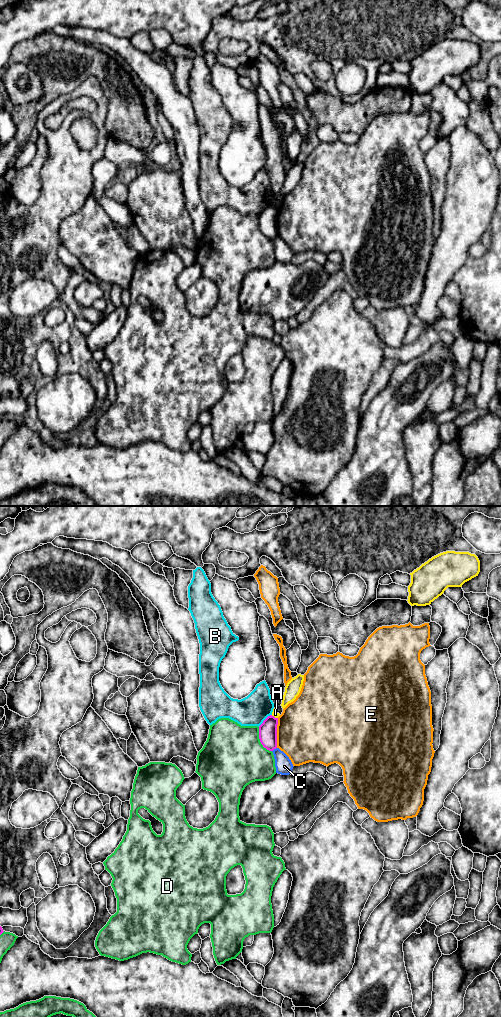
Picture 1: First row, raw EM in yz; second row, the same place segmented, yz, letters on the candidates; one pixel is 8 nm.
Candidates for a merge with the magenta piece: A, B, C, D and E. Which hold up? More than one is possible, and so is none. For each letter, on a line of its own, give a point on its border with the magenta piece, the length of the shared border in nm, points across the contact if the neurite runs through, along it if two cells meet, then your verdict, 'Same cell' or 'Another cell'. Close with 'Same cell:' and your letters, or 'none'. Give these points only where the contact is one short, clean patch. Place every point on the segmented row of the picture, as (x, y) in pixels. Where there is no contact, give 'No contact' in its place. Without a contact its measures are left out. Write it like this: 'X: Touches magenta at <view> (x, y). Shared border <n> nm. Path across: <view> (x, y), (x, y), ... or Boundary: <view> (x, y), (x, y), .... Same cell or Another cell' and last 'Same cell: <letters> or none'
A: Touches magenta at yz (273, 716). Shared border 60 nm. Boundary: yz (271, 715), (277, 718). Another cell
B: Touches magenta at yz (264, 720). Shared border 150 nm. Another cell
C: Touches magenta at yz (274, 748). Shared border 50 nm. Boundary: yz (276, 747), (272, 751). Another cell
D: Touches magenta at yz (260, 741). Shared border 220 nm. Another cell
E: Touches magenta at yz (276, 733). Shared border 240 nm. Another cell
Same cell: none

